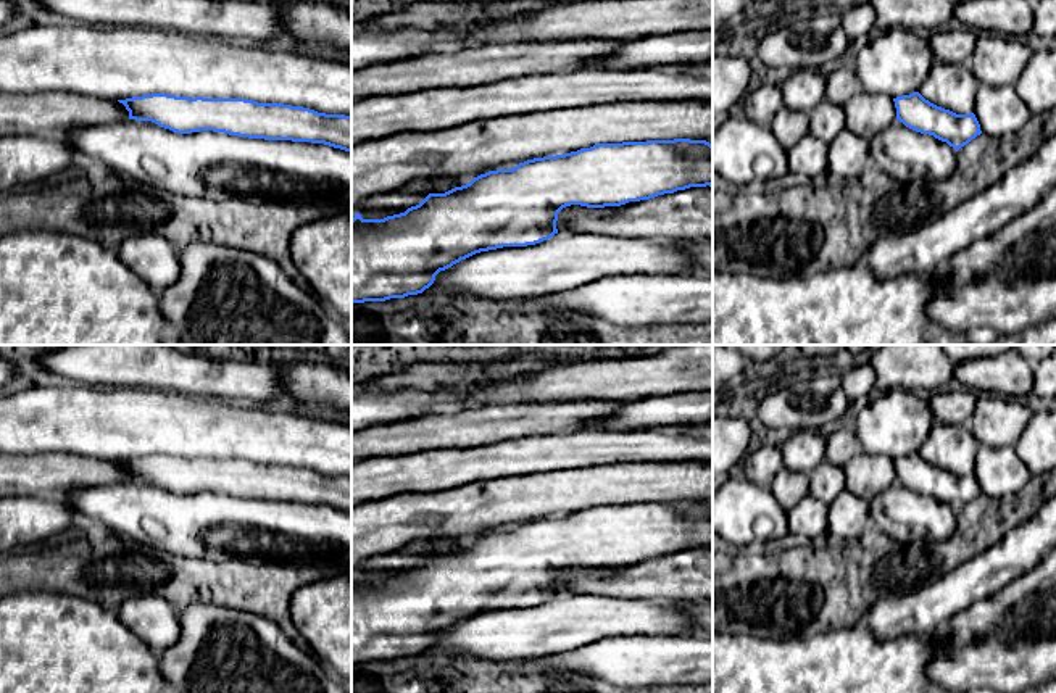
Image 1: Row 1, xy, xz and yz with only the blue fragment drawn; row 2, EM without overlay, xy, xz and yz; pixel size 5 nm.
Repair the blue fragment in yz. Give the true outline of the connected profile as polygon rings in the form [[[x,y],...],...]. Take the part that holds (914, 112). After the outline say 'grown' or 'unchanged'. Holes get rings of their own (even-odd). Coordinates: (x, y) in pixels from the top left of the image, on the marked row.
[[[919,92],[893,98],[896,119],[906,127],[933,135],[956,151],[982,134],[974,113],[956,114],[925,100]]]; unchanged

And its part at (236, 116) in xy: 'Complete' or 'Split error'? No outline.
Complete

